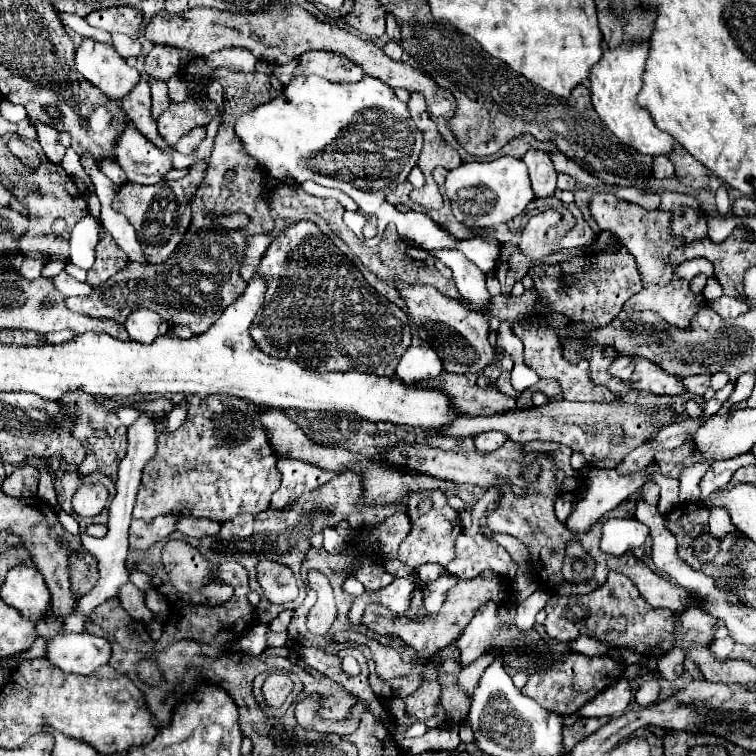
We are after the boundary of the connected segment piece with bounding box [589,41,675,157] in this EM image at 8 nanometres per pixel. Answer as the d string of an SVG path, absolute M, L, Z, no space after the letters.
M633 41L633 43L621 43L613 49L605 49L603 57L597 65L591 67L589 73L589 85L591 85L591 103L601 117L601 121L609 127L613 135L617 135L623 143L631 145L633 149L645 153L645 155L667 155L673 149L673 137L669 133L663 133L653 123L653 117L647 109L637 105L637 93L641 91L641 77L645 71L645 61L649 53L649 41Z

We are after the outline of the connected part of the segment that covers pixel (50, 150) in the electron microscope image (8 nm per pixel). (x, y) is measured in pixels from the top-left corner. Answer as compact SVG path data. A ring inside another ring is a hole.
M35 121L35 129L37 129L37 135L39 135L39 145L41 145L43 153L47 155L47 159L51 163L59 165L63 161L63 155L65 155L65 147L57 141L59 131L41 123L41 121Z

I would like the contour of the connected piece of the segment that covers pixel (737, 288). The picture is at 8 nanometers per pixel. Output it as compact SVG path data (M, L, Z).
M733 229L733 233L721 243L713 243L707 237L701 241L693 241L691 245L685 245L681 249L673 249L669 253L669 261L675 267L693 257L703 257L713 263L715 279L721 283L725 295L745 299L743 269L751 267L751 245L745 245L743 235L735 235Z

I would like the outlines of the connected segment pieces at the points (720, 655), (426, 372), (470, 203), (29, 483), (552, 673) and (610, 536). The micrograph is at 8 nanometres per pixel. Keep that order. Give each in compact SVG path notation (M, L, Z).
M727 637L727 639L715 639L715 641L711 641L711 645L709 645L709 649L715 653L715 657L717 659L727 659L729 657L729 653L733 651L733 647L735 647L735 641L731 639L731 637Z
M409 347L401 357L395 377L407 383L421 383L437 377L443 371L443 363L431 347Z
M499 157L495 161L463 163L449 171L445 181L447 197L451 199L453 215L459 223L471 229L493 229L501 223L521 215L525 207L535 199L527 175L527 167L521 159Z
M33 465L17 467L1 485L1 491L9 497L33 497L37 495L39 471Z
M571 653L571 655L555 661L549 669L531 673L527 685L521 691L523 691L523 695L531 697L547 711L553 711L557 715L571 715L579 707L583 707L585 701L591 701L597 693L601 693L607 685L611 685L617 679L621 679L621 669L617 663L613 663L613 659Z
M609 519L603 523L601 549L609 555L623 555L641 547L649 535L649 527L637 519Z

